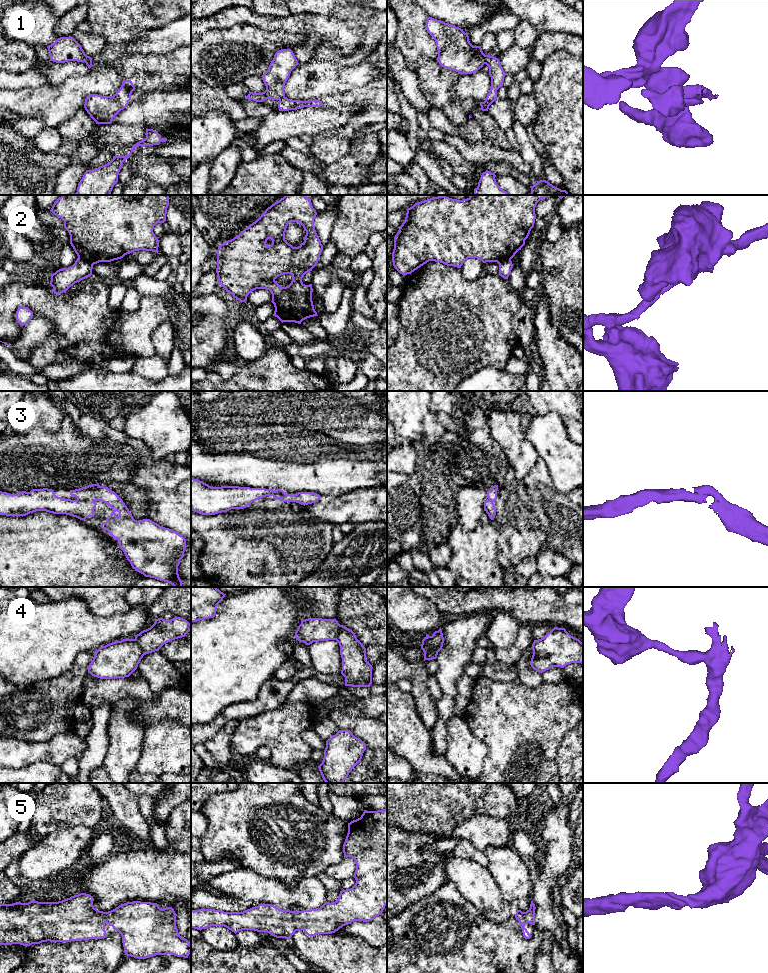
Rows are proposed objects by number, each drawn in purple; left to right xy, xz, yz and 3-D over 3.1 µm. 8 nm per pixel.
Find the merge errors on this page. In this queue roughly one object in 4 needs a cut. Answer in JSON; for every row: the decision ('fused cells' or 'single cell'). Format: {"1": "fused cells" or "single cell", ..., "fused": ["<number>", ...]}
{"1": "fused cells", "2": "fused cells", "3": "single cell", "4": "fused cells", "5": "single cell", "fused": ["1", "2", "4"]}

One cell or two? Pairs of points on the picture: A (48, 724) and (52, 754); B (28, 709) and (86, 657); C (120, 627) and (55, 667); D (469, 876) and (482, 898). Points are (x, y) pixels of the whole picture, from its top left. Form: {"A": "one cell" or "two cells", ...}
{"A": "two cells", "B": "one cell", "C": "one cell", "D": "one cell"}

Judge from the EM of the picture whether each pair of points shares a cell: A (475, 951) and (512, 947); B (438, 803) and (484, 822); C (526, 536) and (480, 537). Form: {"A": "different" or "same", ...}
{"A": "same", "B": "different", "C": "different"}

